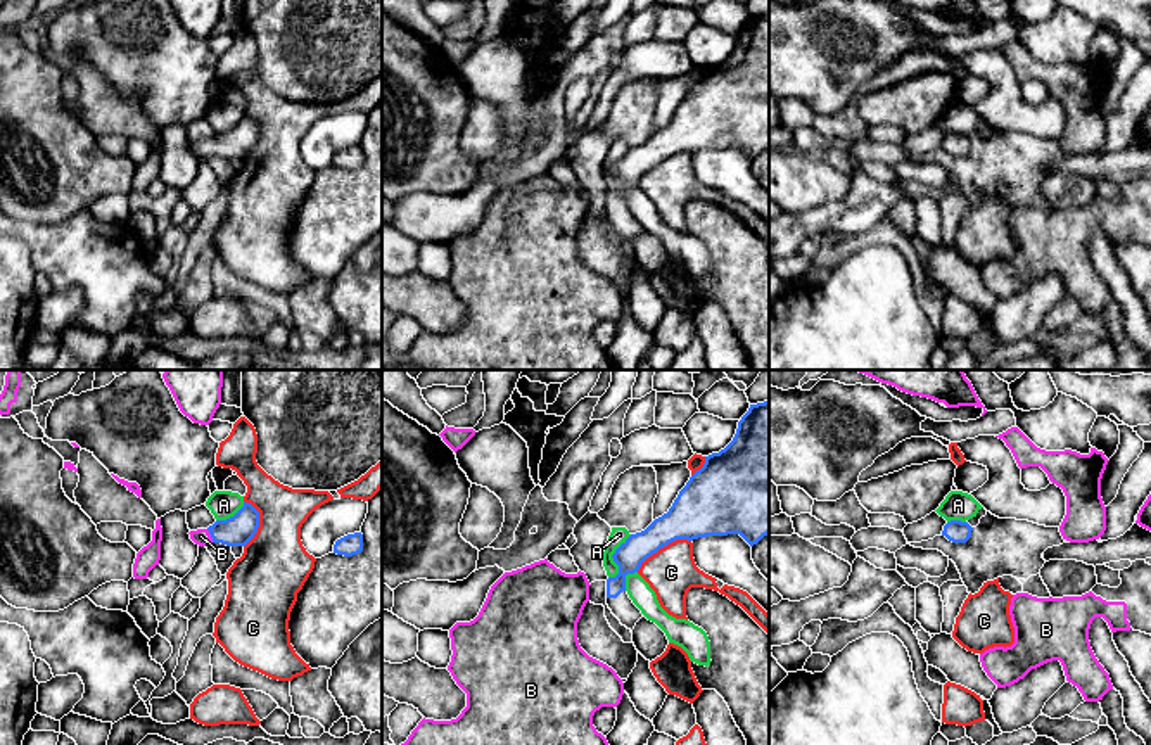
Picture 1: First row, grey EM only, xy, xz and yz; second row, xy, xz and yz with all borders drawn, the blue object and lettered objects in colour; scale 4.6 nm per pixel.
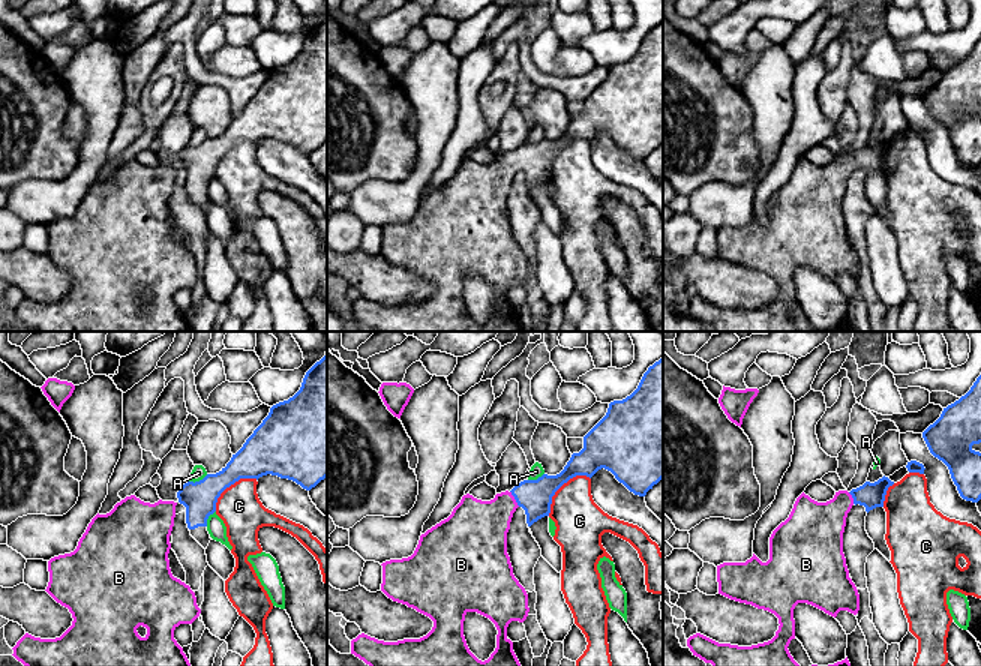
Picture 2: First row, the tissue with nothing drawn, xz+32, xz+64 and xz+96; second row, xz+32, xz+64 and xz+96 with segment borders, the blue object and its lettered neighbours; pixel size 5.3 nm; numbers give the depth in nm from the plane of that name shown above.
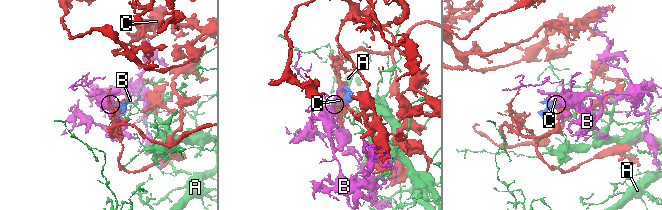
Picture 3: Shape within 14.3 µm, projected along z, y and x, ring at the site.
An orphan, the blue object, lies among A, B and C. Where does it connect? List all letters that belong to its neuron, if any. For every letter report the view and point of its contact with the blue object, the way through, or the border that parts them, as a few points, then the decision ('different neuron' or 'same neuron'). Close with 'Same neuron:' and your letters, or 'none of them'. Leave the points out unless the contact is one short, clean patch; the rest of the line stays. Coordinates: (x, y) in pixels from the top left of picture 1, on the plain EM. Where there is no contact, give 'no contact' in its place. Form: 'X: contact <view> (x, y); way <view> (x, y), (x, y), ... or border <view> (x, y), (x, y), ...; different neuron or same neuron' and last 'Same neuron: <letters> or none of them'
A: contact xz (612, 170); border xz (631, 147), (612, 168), (617, 185), (609, 191); different neuron
B: contact xy (211, 149); way xy (237, 144), (220, 144), (211, 149), (201, 149); same neuron
C: contact xz (662, 159); different neuron
Same neuron: B

